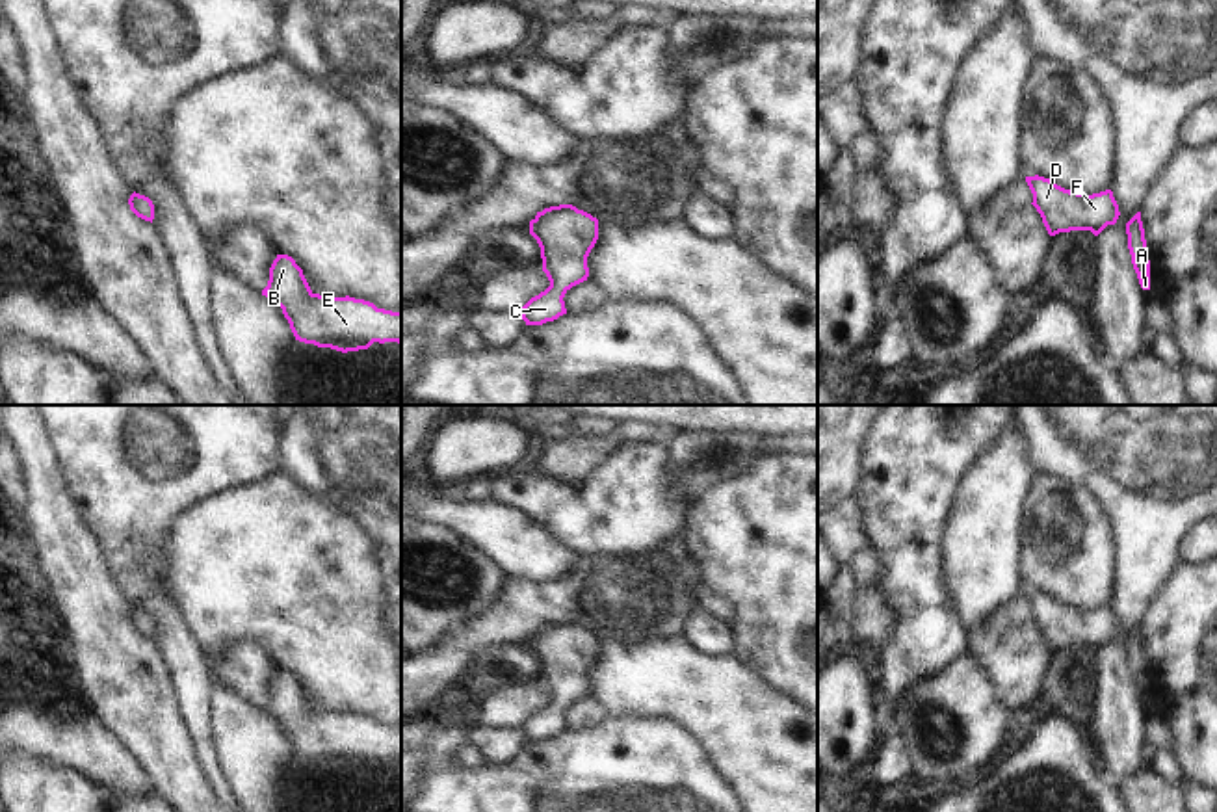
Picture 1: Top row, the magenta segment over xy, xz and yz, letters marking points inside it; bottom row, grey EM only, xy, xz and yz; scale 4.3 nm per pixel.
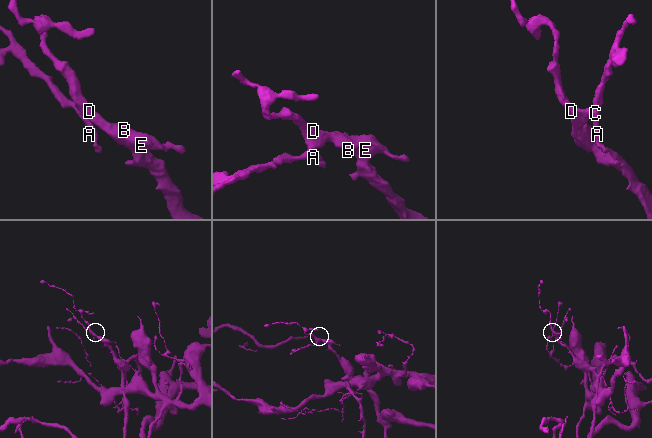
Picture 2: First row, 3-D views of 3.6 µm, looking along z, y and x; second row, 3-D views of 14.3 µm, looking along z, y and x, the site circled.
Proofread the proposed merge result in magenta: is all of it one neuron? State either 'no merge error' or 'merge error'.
no merge error

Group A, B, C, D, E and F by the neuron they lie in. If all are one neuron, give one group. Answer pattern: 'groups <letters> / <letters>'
groups A B C D E F

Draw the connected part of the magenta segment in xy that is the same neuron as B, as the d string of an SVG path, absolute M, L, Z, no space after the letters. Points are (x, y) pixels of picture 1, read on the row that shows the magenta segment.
M277 255L262 295L282 308L295 340L342 353L368 349L373 342L401 344L401 312L377 308L355 297L314 294L303 269L288 255Z

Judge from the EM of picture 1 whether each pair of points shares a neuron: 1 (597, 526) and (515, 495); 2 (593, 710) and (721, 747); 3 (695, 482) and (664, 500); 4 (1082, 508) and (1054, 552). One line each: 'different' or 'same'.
1: same
2: different
3: different
4: same

